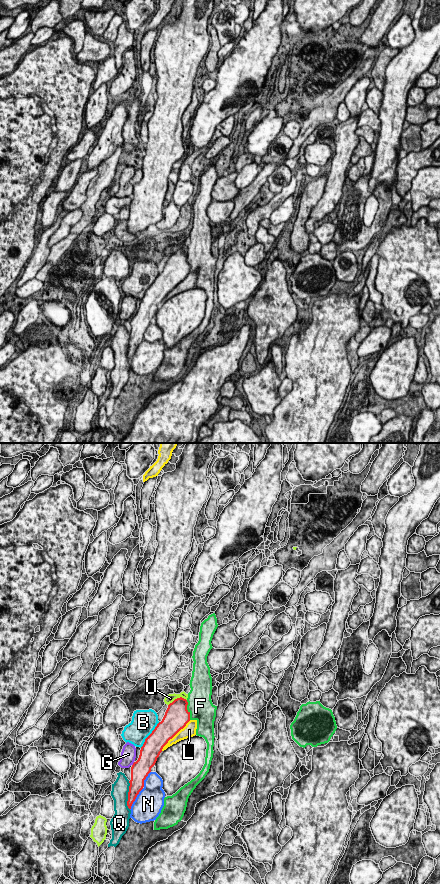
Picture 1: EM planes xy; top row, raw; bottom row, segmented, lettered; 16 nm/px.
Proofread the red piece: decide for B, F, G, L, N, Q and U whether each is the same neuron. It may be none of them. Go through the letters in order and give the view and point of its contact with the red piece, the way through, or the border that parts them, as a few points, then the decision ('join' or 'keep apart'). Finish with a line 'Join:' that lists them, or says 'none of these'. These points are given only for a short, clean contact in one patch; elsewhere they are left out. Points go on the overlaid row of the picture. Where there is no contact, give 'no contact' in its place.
B: meets red in xy at (149, 735); keep apart
F: meets red in xy at (187, 710); keep apart
G: meets red in xy at (133, 764); keep apart
L: meets red in xy at (174, 735); join
N: meets red in xy at (135, 798); keep apart
Q: meets red in xy at (128, 795); keep apart
U: meets red in xy at (177, 698); keep apart
Join: L

